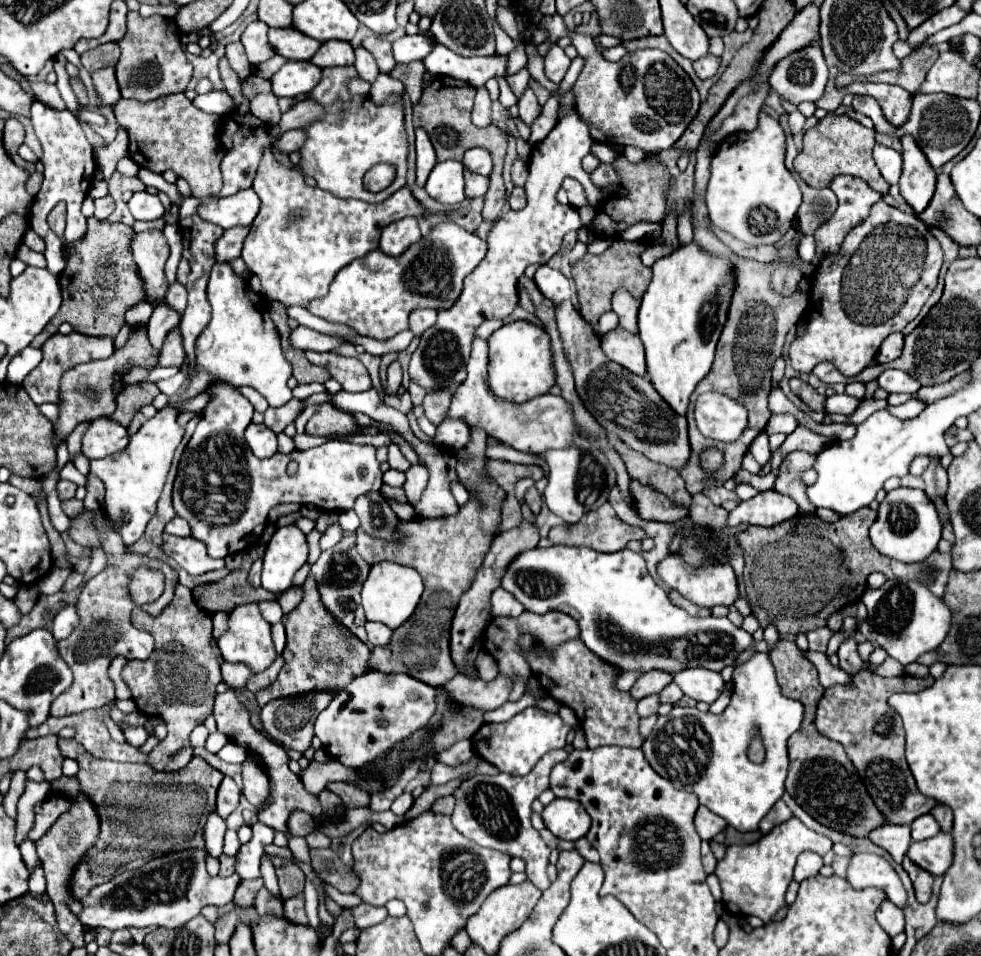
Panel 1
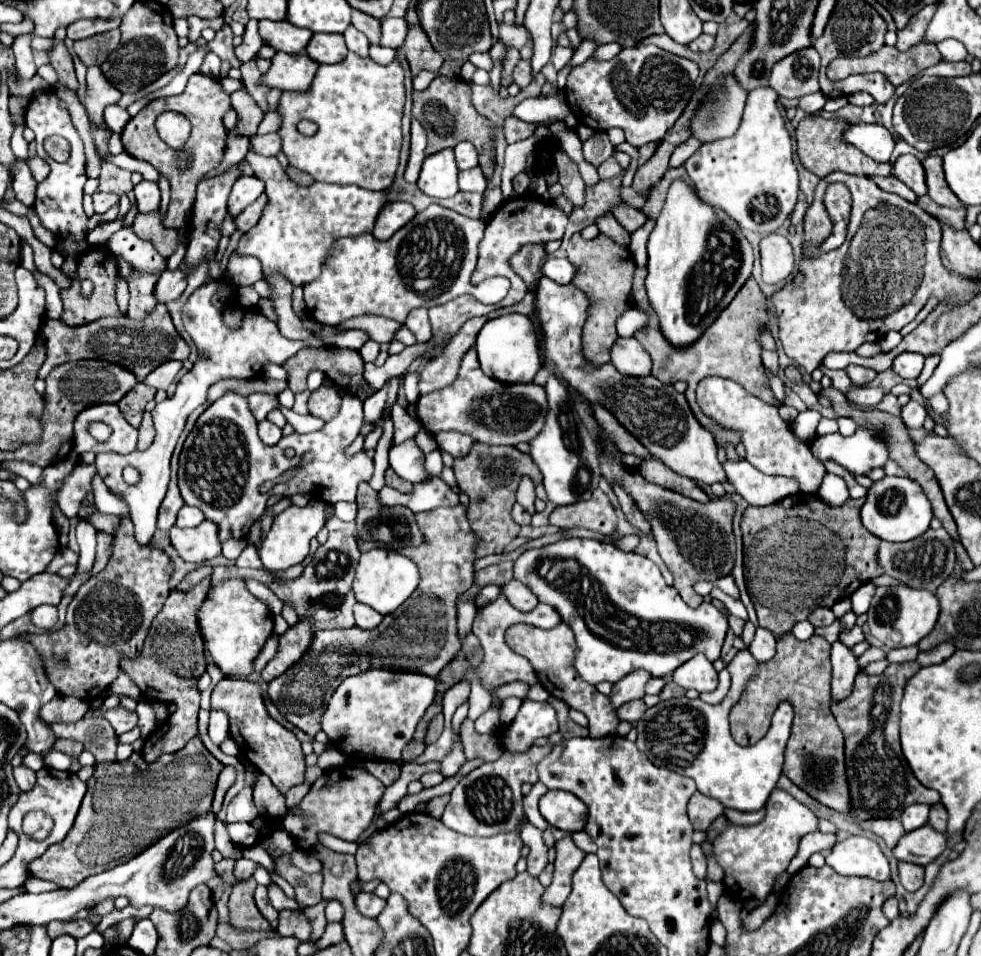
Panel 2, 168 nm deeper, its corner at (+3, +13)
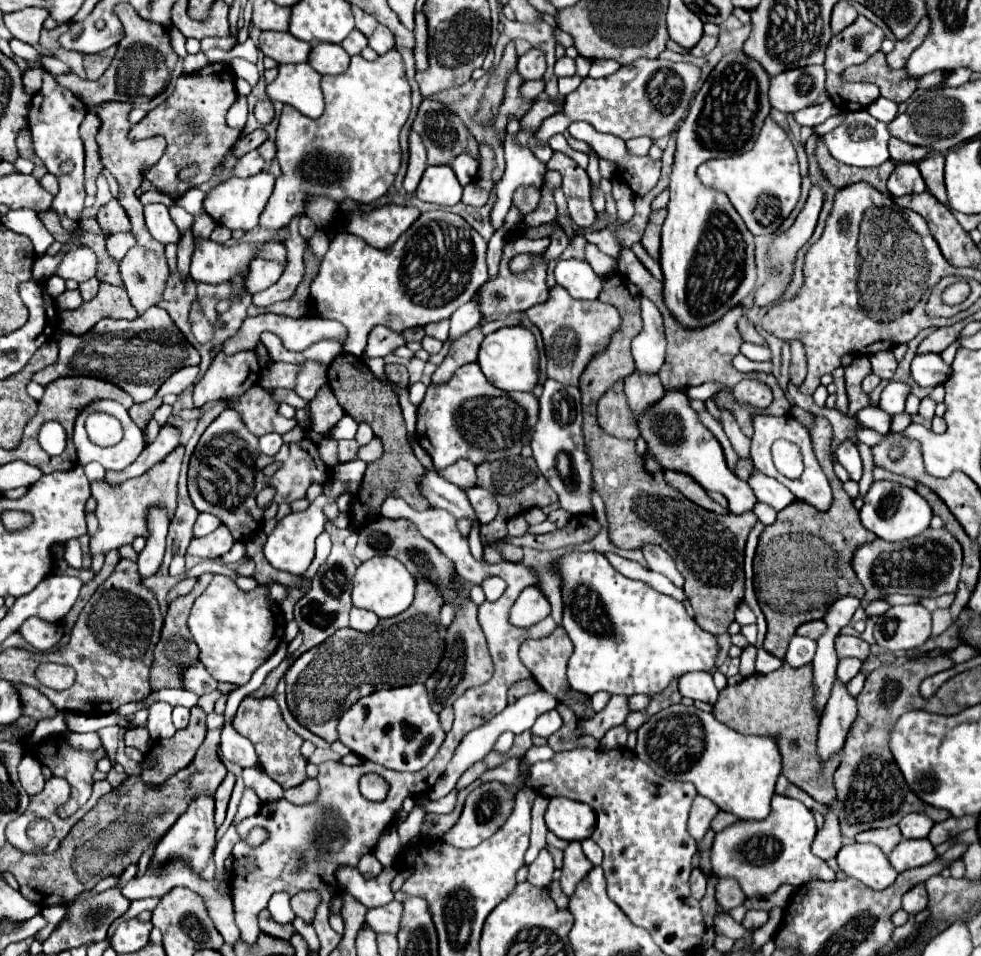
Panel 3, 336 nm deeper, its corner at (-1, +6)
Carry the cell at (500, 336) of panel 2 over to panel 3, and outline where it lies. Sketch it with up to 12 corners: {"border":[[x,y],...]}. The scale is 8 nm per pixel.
{"border":[[524,326],[500,328],[478,364],[500,390],[538,382],[536,340]]}

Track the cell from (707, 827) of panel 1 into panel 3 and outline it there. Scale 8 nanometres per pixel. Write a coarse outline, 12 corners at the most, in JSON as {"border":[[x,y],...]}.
{"border":[[696,796],[690,808],[688,832],[700,842],[718,806]]}

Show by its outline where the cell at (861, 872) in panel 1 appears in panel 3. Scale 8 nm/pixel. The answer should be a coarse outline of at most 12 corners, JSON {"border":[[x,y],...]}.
{"border":[[872,844],[838,852],[844,874],[872,890],[898,876],[888,856]]}

